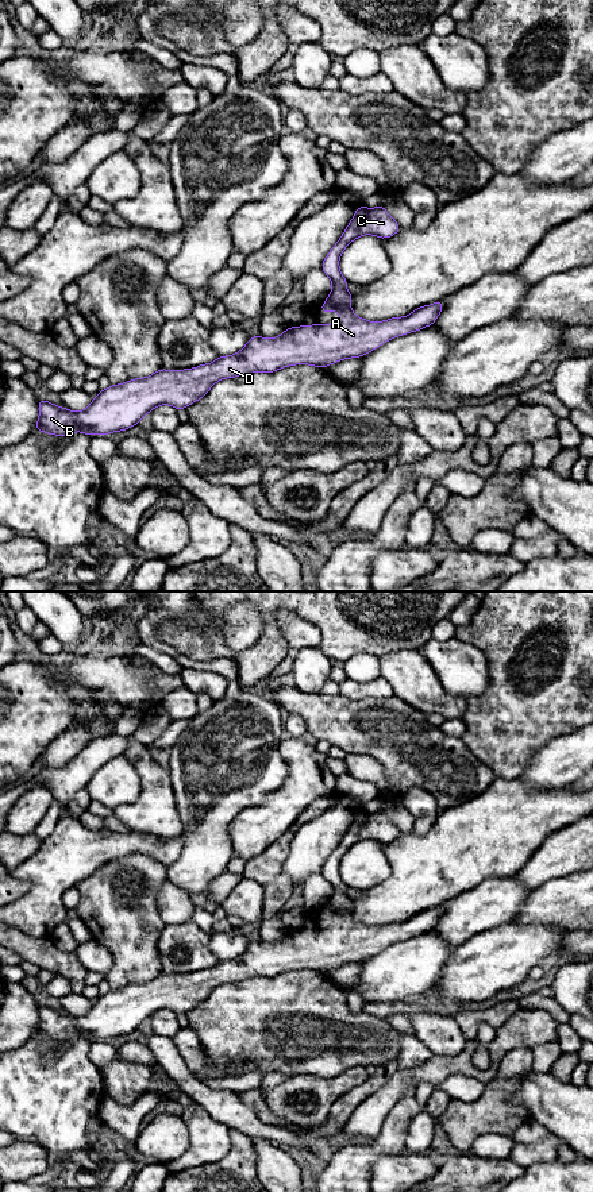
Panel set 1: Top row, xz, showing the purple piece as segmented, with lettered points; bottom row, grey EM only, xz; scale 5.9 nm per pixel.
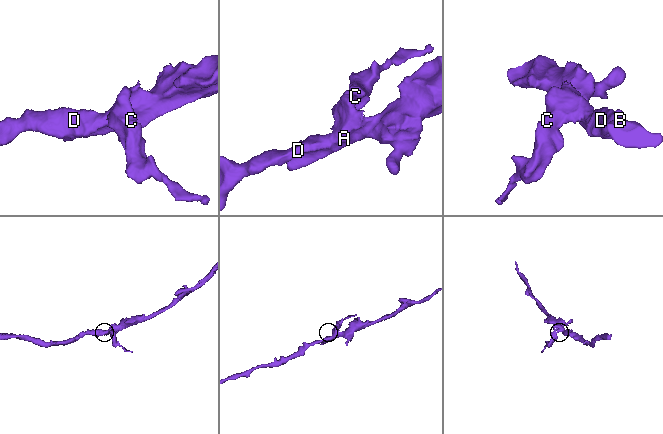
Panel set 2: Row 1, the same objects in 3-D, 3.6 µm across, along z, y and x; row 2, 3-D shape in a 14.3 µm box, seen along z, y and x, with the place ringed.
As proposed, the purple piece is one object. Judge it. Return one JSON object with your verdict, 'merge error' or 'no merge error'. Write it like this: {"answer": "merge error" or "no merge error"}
{"answer": "no merge error"}

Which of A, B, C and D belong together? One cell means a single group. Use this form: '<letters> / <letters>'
A B C D

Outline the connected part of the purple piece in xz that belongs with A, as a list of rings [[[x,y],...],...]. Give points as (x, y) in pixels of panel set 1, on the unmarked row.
[[[381,809],[377,813],[359,810],[340,844],[323,865],[321,875],[332,886],[332,895],[323,907],[323,918],[339,917],[340,925],[332,929],[288,931],[277,942],[253,941],[236,958],[219,961],[215,967],[195,973],[159,973],[146,983],[135,983],[100,995],[89,1011],[81,1017],[59,1012],[38,1003],[39,1023],[35,1035],[57,1041],[72,1041],[76,1035],[85,1039],[108,1039],[136,1030],[158,1010],[184,1014],[203,1003],[209,994],[224,983],[251,977],[274,977],[294,969],[327,973],[328,969],[349,963],[365,961],[393,942],[435,927],[443,914],[443,904],[424,910],[404,922],[367,926],[355,921],[347,896],[347,886],[339,873],[344,853],[362,840],[380,844],[396,840],[401,832]]]

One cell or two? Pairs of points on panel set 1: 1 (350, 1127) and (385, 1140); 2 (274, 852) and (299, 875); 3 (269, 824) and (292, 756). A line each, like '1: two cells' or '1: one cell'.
1: two cells
2: two cells
3: one cell

